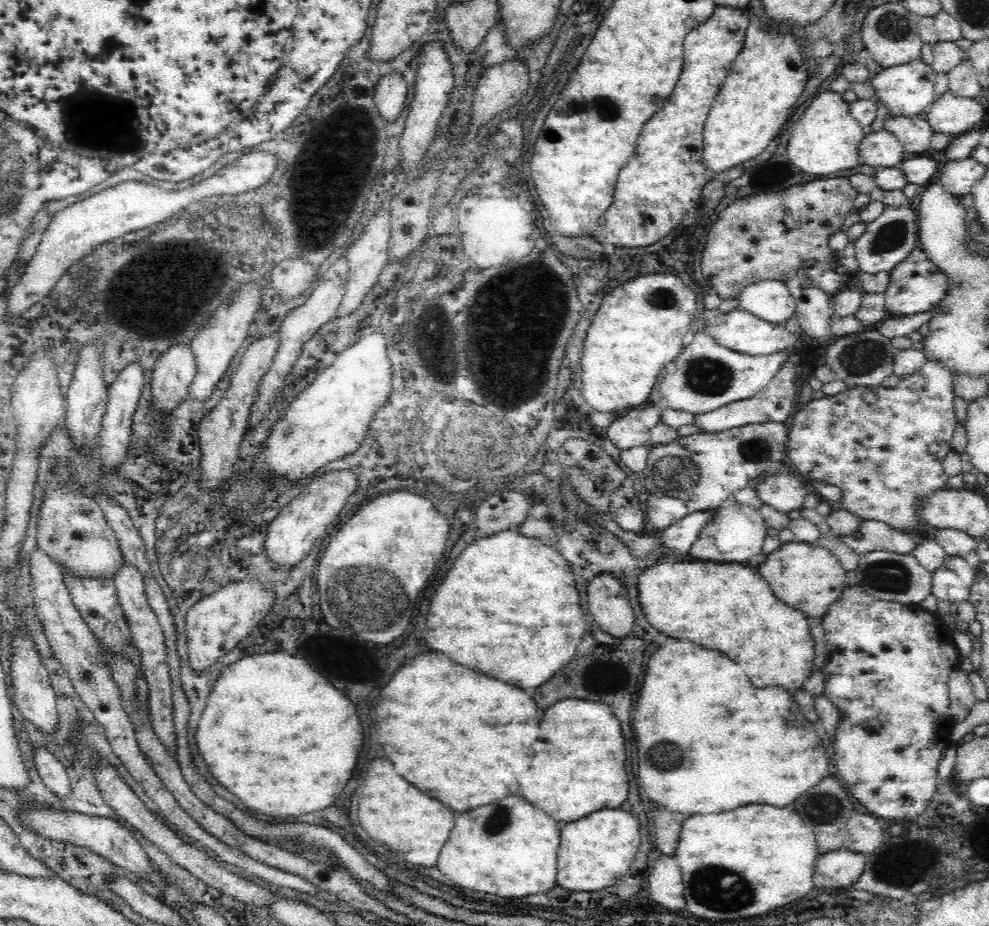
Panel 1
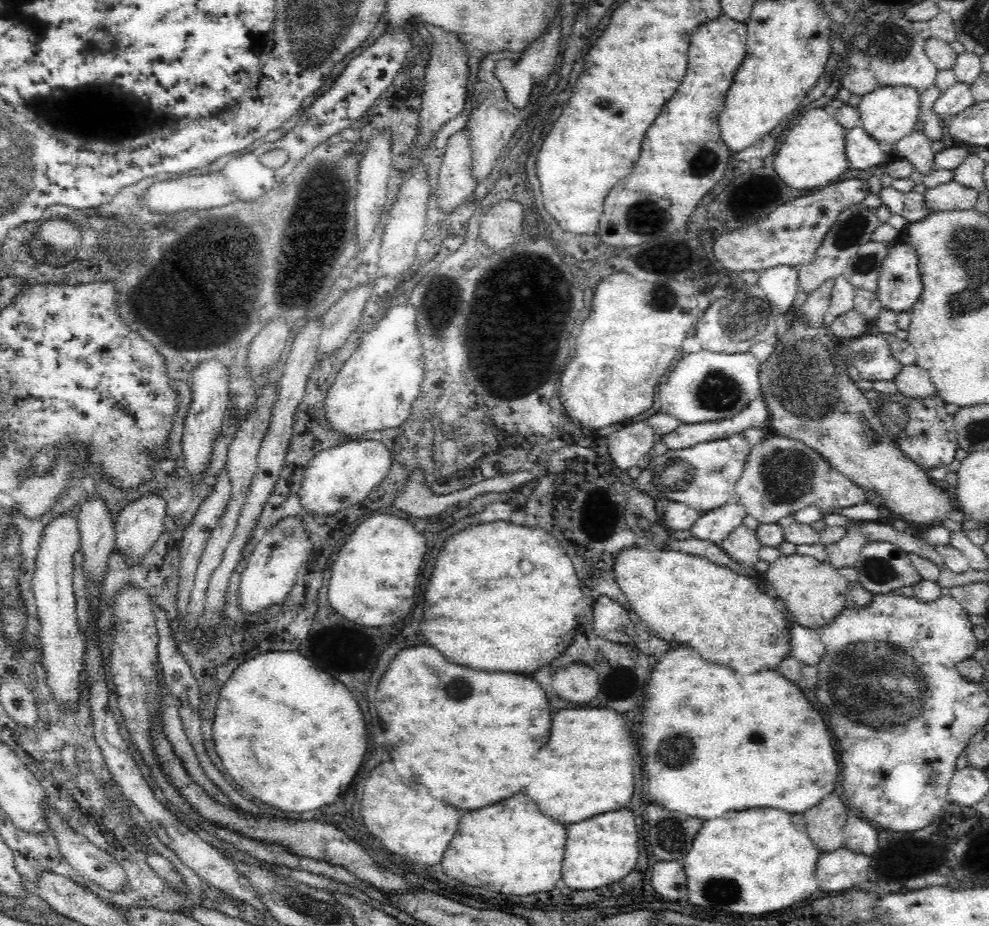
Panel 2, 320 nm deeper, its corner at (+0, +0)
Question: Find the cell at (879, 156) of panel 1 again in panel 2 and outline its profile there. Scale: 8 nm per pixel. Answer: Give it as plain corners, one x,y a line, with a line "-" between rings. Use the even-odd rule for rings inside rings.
858,125
845,132
846,159
850,169
869,170
884,162
887,150

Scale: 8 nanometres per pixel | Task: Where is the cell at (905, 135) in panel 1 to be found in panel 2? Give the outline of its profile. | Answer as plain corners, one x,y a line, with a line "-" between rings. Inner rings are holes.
916,128
915,132
896,142
893,149
902,159
909,160
915,166
915,171
926,176
936,171
936,167
935,153
930,149
931,142
924,134

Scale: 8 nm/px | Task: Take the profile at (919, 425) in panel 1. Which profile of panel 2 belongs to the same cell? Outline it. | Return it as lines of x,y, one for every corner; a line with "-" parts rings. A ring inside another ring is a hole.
899,392
887,397
888,400
908,406
908,426
904,434
893,438
898,448
923,470
948,466
955,459
959,446
953,429
953,415
944,409
942,397
936,394
925,399
910,399

